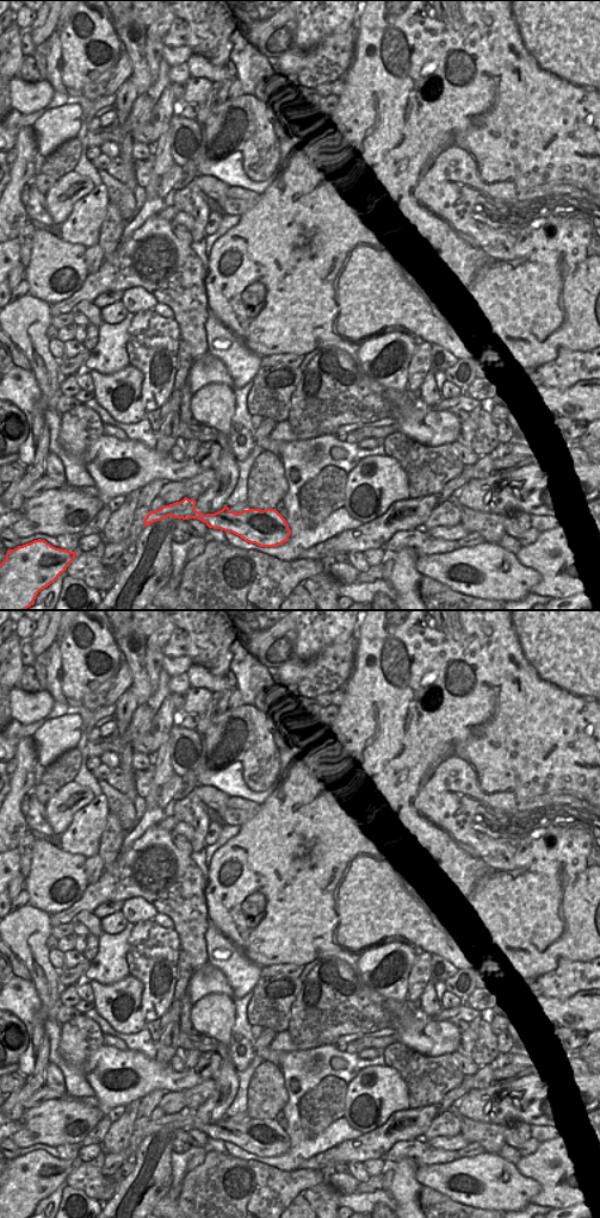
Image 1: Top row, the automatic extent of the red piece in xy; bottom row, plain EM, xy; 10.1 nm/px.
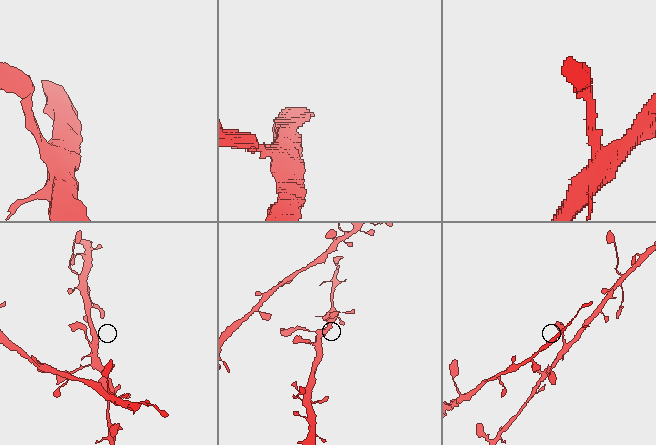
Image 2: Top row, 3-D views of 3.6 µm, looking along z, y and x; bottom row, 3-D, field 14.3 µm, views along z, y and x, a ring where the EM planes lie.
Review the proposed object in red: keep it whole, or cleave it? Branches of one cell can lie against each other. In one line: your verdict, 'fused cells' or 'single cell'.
single cell

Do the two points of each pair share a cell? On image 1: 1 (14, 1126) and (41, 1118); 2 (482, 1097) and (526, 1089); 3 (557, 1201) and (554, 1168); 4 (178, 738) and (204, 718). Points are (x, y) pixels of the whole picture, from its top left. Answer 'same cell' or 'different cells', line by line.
1: different cells
2: same cell
3: same cell
4: different cells

